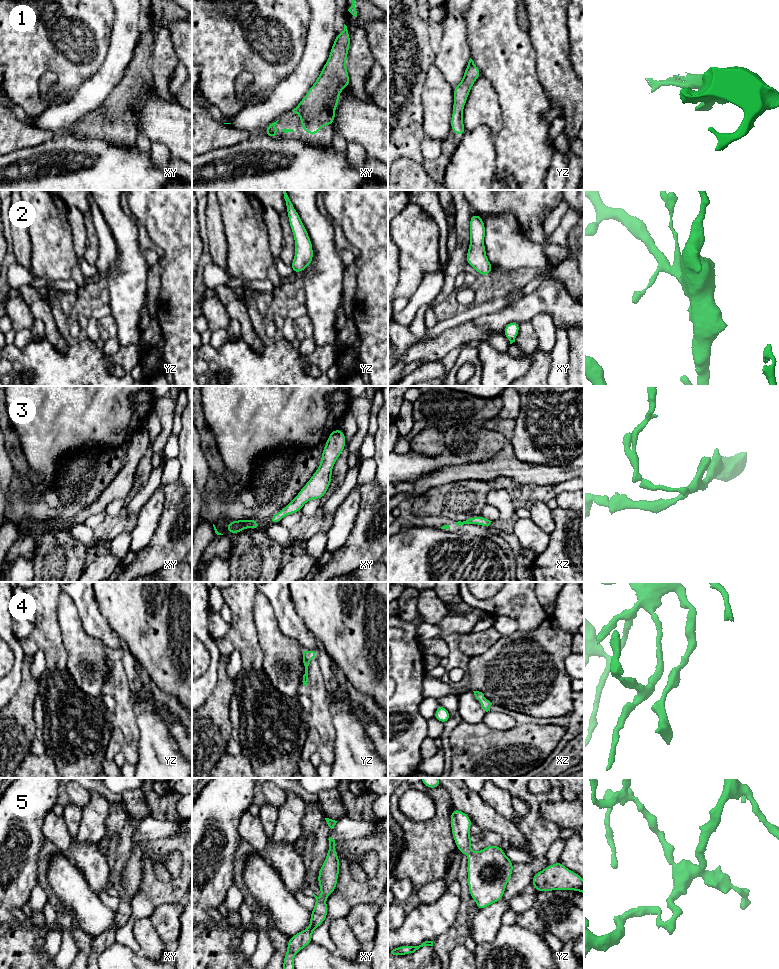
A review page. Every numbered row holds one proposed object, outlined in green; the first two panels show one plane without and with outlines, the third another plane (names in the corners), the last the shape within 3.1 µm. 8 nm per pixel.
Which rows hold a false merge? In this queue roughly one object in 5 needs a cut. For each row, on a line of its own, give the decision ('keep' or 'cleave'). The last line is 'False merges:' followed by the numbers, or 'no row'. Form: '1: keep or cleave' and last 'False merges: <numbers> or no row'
1: keep
2: keep
3: keep
4: keep
5: keep
False merges: no row

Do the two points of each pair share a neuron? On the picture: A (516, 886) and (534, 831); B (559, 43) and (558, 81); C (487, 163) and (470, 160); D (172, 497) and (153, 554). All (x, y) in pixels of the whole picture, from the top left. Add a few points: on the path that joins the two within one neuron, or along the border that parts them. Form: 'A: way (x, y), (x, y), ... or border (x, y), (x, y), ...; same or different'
A: way (527, 872), (537, 862), (537, 845); same
B: way (559, 52), (560, 65), (558, 72); same
C: way (483, 163), (474, 163); same
D: way (172, 511), (172, 521), (161, 540); same

